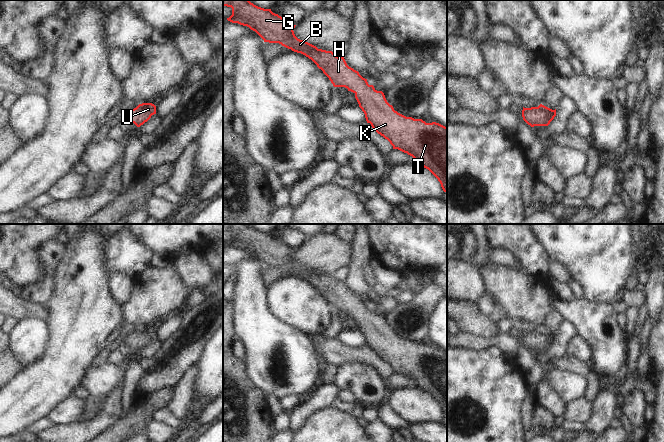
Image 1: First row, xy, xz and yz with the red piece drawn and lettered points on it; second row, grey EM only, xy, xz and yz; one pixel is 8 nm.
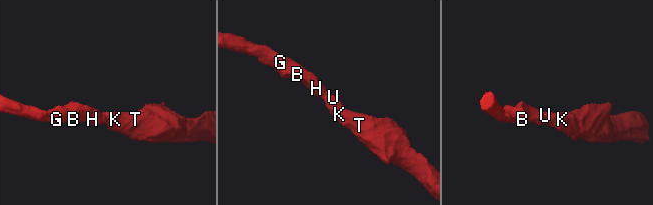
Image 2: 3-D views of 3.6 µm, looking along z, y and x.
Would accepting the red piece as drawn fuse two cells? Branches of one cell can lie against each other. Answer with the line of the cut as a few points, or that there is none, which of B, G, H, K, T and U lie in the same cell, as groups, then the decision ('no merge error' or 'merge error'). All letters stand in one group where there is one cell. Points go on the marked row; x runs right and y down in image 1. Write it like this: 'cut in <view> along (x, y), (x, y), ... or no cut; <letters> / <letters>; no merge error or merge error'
no cut; B G H K T U; no merge error

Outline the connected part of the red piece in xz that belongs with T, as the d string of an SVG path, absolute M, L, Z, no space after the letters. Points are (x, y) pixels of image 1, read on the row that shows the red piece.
M223 0L223 6L232 8L232 15L227 18L232 23L238 23L255 31L264 42L279 43L294 52L301 53L311 59L329 78L334 87L345 87L355 94L359 107L365 114L367 123L393 146L414 158L415 165L428 169L440 182L447 193L447 127L436 123L426 123L422 119L406 117L394 110L382 91L377 91L369 85L358 71L349 67L344 57L336 56L332 51L318 49L316 46L298 39L294 34L293 25L275 14L271 9L264 9L249 0Z

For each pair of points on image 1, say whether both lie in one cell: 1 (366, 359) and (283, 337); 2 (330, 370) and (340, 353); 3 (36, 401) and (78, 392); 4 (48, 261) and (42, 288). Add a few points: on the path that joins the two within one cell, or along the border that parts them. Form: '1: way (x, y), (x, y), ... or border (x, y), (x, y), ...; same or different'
1: border (307, 336), (313, 350), (317, 354); different
2: border (327, 363), (333, 364), (336, 367); different
3: border (78, 384), (69, 395); different
4: way (49, 268), (48, 281); same

